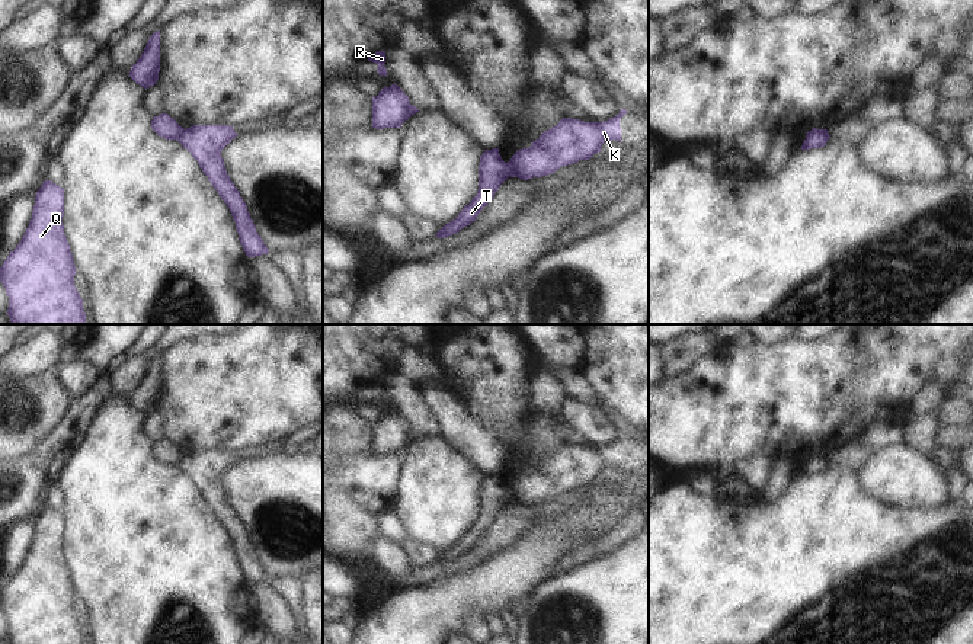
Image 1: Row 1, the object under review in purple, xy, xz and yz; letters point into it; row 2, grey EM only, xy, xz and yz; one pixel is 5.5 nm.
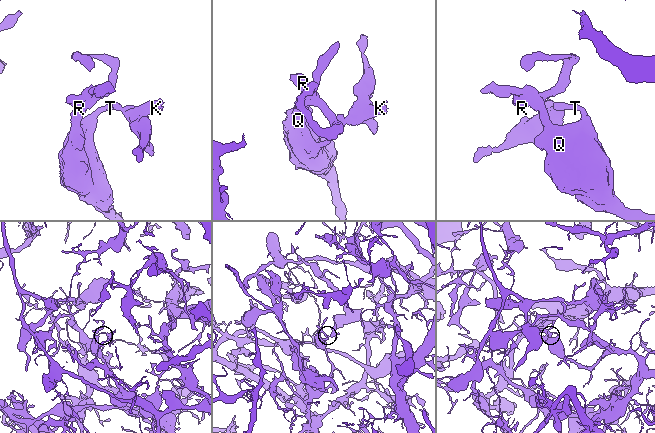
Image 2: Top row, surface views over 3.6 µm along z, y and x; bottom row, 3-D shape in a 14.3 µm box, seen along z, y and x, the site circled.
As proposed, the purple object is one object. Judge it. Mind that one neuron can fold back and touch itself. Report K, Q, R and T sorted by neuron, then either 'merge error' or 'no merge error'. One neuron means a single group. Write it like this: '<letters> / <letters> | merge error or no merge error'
K / Q R T | merge error

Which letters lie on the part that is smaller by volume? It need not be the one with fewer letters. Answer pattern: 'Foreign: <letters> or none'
Foreign: K

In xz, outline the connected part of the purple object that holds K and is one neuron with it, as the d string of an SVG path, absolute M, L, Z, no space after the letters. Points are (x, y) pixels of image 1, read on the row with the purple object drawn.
M621 109L620 113L602 122L585 122L580 119L563 118L556 126L542 132L532 145L516 151L506 163L509 167L509 177L519 177L528 180L532 177L542 177L553 174L557 169L589 160L601 151L605 141L617 140L621 142L620 119L627 113Z

